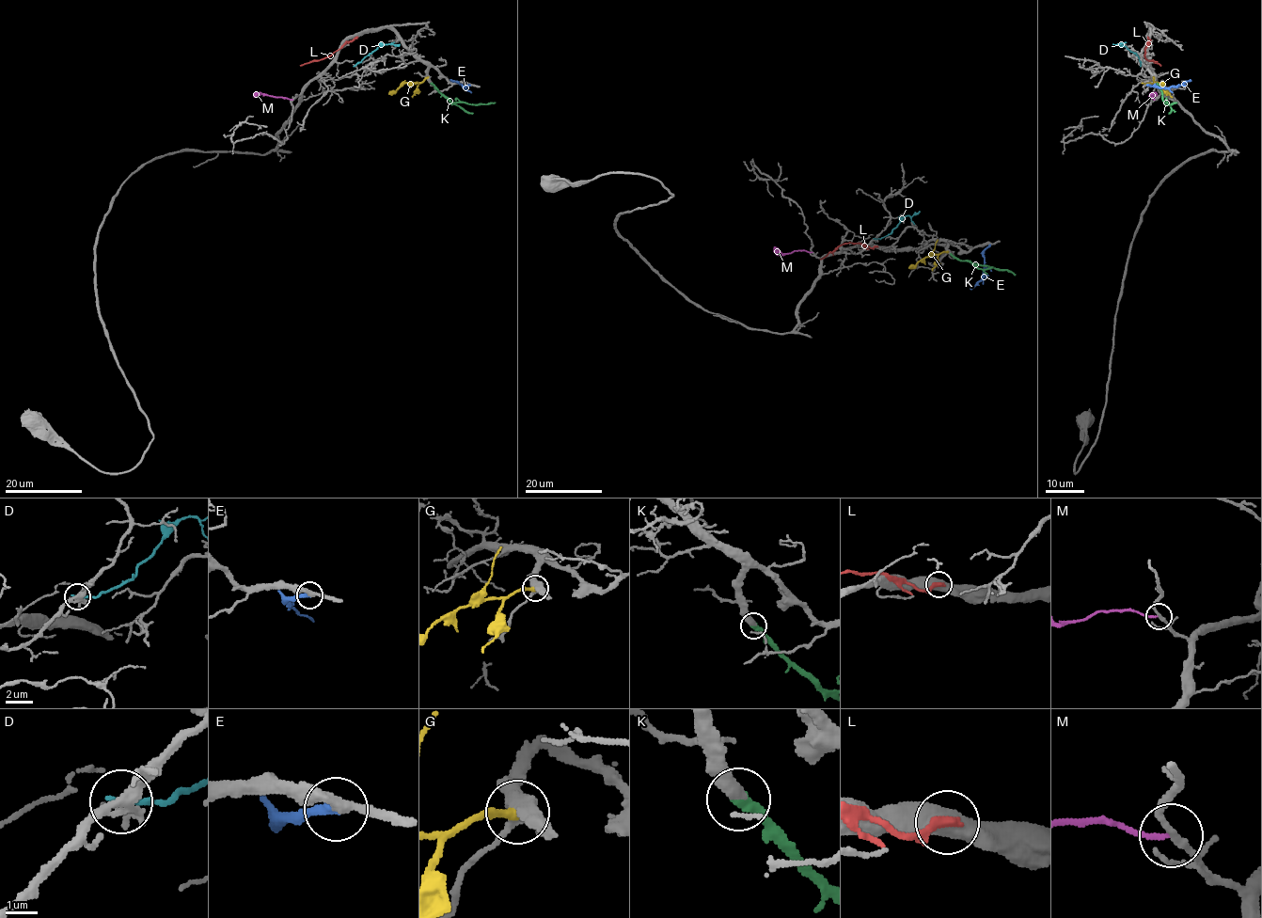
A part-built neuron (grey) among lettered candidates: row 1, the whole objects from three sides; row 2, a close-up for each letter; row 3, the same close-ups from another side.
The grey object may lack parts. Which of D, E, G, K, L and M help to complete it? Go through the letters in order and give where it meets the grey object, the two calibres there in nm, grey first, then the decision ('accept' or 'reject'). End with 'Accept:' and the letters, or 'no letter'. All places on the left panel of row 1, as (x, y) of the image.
D: contact (354, 65); calibres 200 and 200 nm; reject
E: contact (470, 85); calibres 340 and 320 nm; accept
G: contact (427, 77); calibres 400 and 320 nm; reject
K: contact (431, 84); calibres 440 and 360 nm; accept
L: contact (355, 38); calibres 480 and 360 nm; reject
M: contact (291, 99); calibres 200 and 160 nm; reject
Accept: E, K

